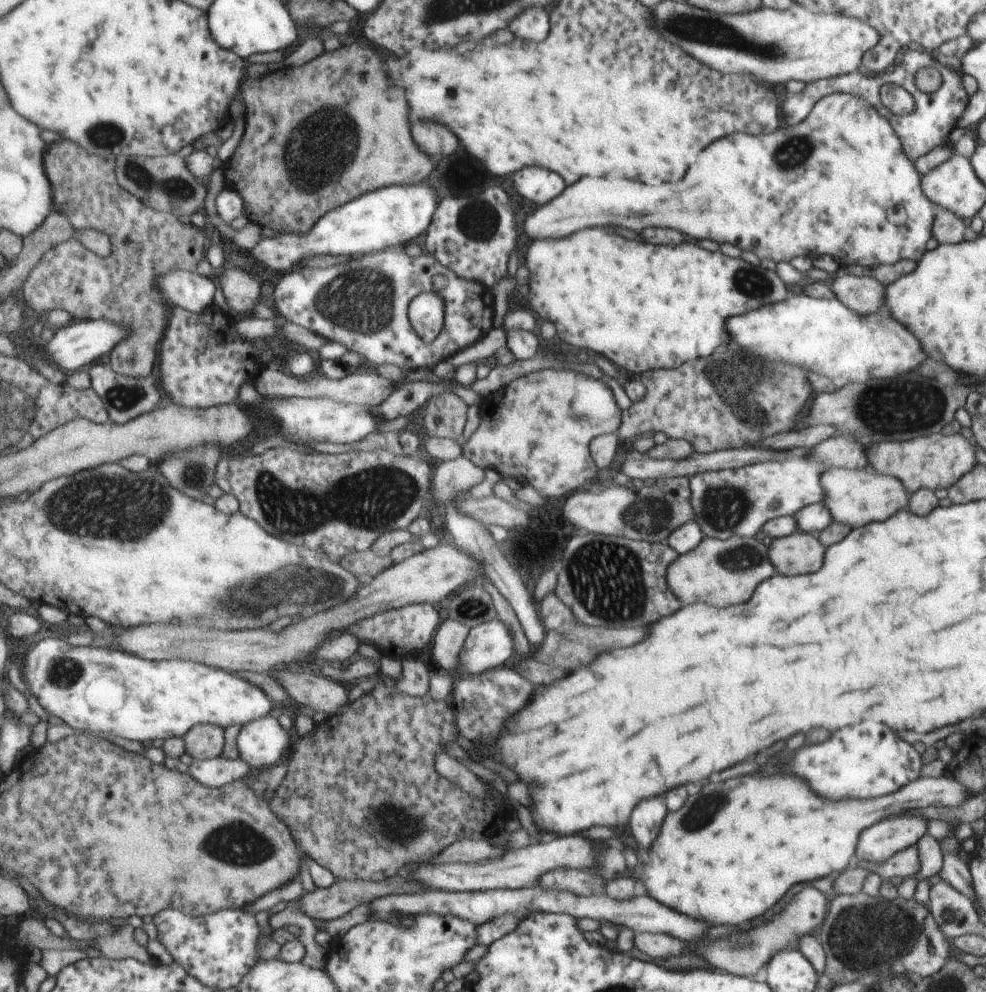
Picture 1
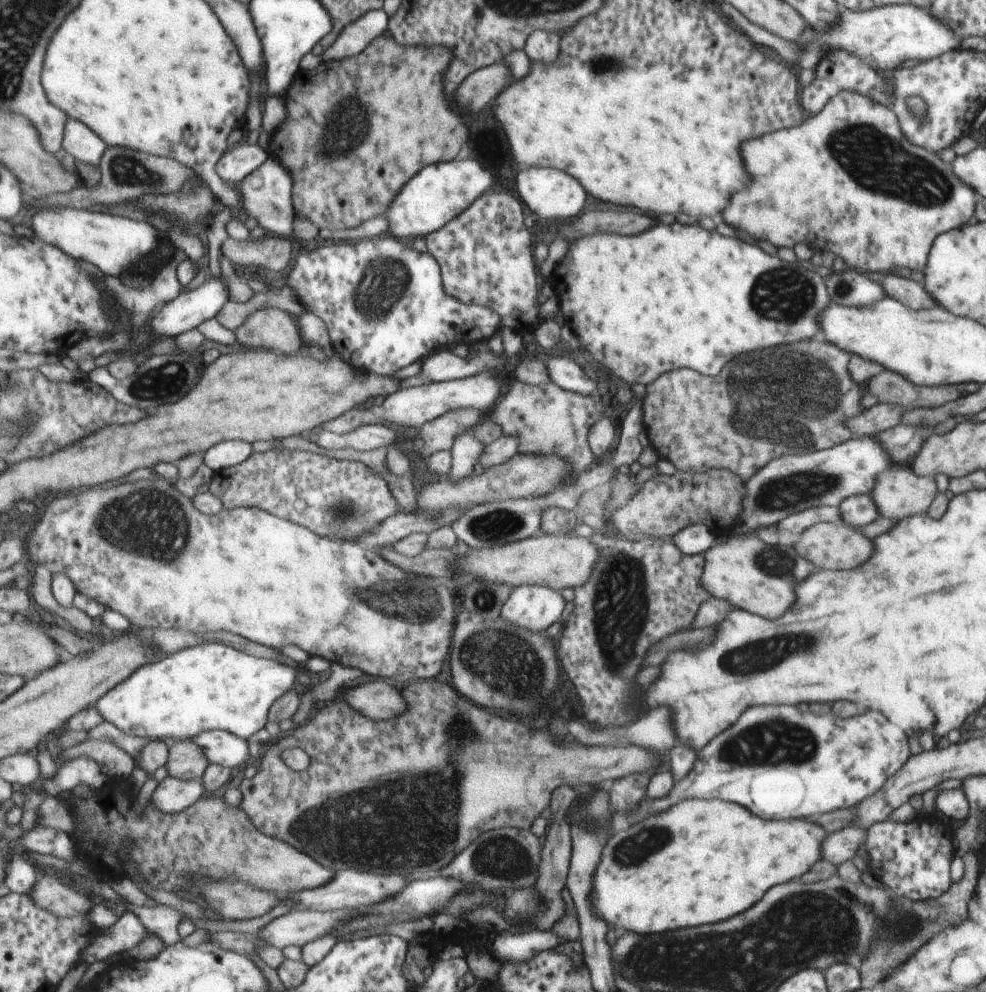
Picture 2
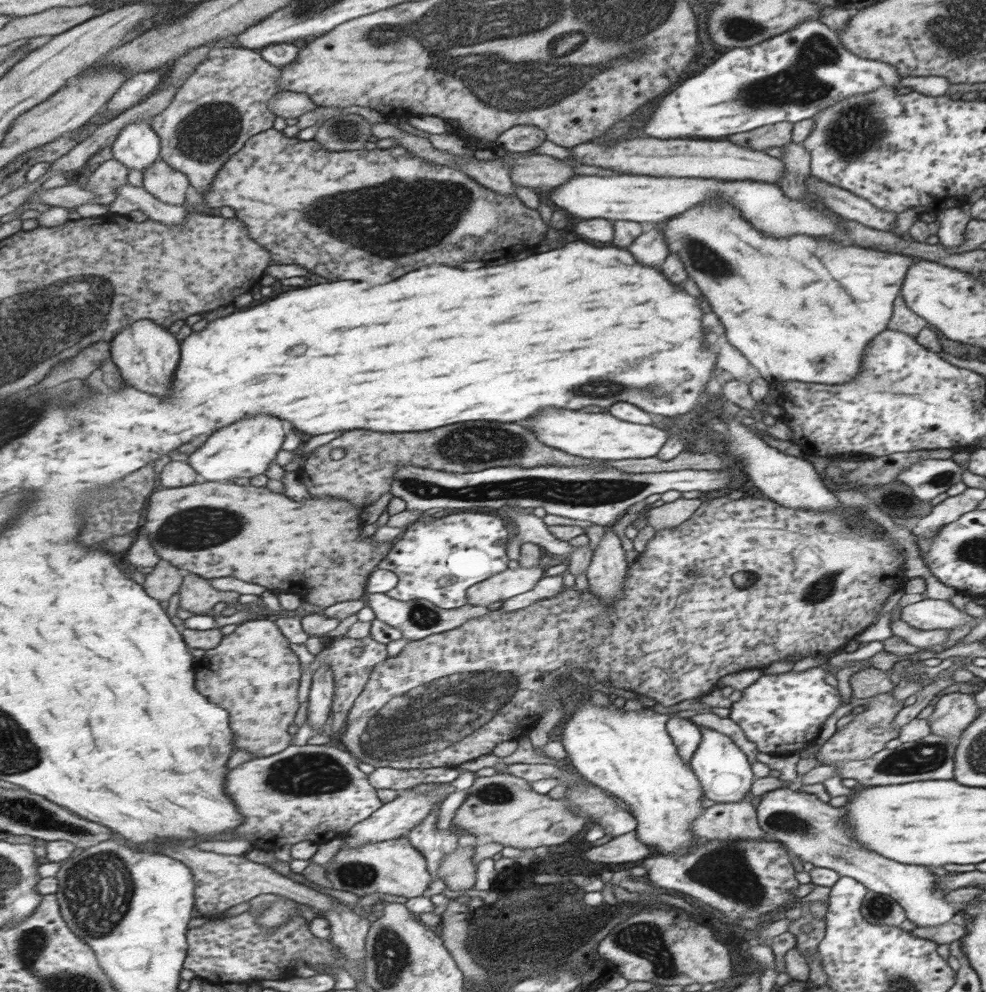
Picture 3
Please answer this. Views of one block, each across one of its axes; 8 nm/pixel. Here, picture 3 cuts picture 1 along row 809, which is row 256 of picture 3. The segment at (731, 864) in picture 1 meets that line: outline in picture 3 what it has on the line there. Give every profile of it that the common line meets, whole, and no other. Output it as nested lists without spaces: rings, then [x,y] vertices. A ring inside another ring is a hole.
[[[708,200],[708,203],[700,204],[696,208],[683,212],[682,215],[676,216],[668,222],[658,223],[664,224],[664,234],[666,234],[666,242],[670,252],[676,252],[684,264],[688,264],[688,272],[692,272],[694,282],[698,284],[698,288],[702,290],[702,294],[710,300],[714,314],[718,314],[720,322],[726,328],[728,334],[728,342],[735,346],[752,364],[755,374],[761,375],[769,384],[778,383],[813,383],[813,384],[847,384],[852,382],[860,370],[864,355],[866,354],[866,346],[870,346],[872,342],[880,334],[888,328],[888,320],[892,314],[892,302],[898,298],[900,288],[903,288],[902,282],[907,276],[912,264],[918,262],[922,258],[904,253],[891,253],[877,251],[876,249],[866,249],[856,244],[844,245],[840,242],[828,242],[828,240],[814,240],[810,236],[790,236],[790,238],[766,238],[762,234],[758,234],[746,218],[742,220],[739,210],[734,204],[722,202],[722,200]]]

